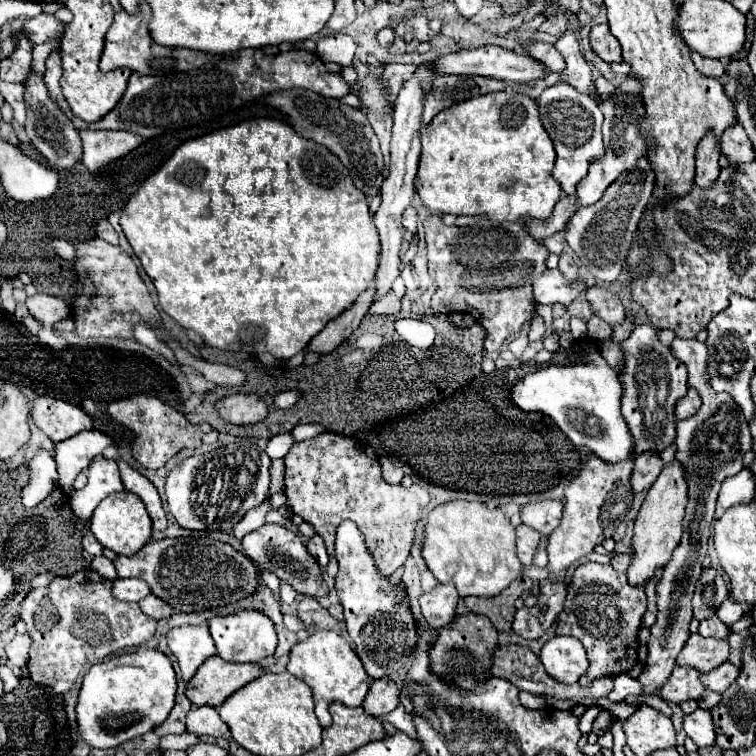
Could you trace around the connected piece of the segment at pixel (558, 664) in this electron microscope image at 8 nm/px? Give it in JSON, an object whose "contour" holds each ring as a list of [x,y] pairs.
{"contour":[[[555,636],[547,640],[539,658],[547,674],[561,684],[577,682],[589,664],[583,644],[571,636]]]}

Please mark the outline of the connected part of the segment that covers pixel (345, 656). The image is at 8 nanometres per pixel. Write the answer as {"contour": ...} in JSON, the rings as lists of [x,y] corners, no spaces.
{"contour":[[[323,630],[323,632],[307,636],[305,640],[299,640],[289,652],[287,672],[301,678],[303,682],[307,682],[309,688],[313,690],[315,714],[323,728],[327,728],[331,724],[331,716],[329,716],[331,702],[341,702],[345,706],[361,706],[363,698],[371,686],[371,680],[369,680],[359,656],[351,650],[347,640],[343,640],[337,632],[331,632],[331,630]]]}

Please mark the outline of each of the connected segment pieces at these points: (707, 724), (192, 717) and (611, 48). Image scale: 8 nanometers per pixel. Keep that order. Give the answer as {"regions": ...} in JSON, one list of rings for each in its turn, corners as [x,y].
{"regions":[[[[697,708],[695,712],[683,716],[683,730],[699,748],[715,744],[715,732],[713,732],[713,722],[709,716],[709,710]]],[[[201,706],[201,708],[191,708],[187,714],[187,732],[191,734],[209,734],[209,736],[225,736],[227,724],[219,718],[219,712],[215,708],[209,706]]],[[[599,24],[591,28],[591,48],[605,62],[623,62],[619,40],[611,34],[607,24]]]]}

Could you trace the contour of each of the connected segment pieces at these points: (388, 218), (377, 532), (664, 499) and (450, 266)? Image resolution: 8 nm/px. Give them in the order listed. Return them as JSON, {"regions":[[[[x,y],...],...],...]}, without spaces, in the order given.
{"regions":[[[[421,64],[417,66],[413,78],[409,78],[405,82],[405,86],[401,88],[397,100],[395,100],[395,110],[393,110],[393,138],[391,138],[391,174],[389,178],[385,178],[381,182],[381,206],[375,212],[375,226],[379,230],[379,238],[381,238],[381,262],[379,262],[379,270],[377,270],[377,298],[385,296],[391,290],[393,280],[399,276],[399,252],[401,252],[401,240],[403,240],[403,224],[401,224],[401,214],[403,210],[411,204],[413,196],[415,196],[415,174],[417,174],[417,164],[419,164],[419,156],[421,156],[421,142],[419,142],[419,130],[421,130],[421,112],[423,112],[423,90],[421,90],[421,82],[431,82],[437,74],[433,72],[433,68],[429,68],[429,64]]],[[[323,432],[311,440],[297,442],[293,450],[285,456],[285,496],[287,496],[287,506],[293,510],[293,514],[301,516],[303,522],[309,522],[315,532],[325,540],[327,552],[329,552],[329,564],[327,564],[327,574],[331,578],[337,576],[337,560],[333,552],[333,542],[335,542],[335,530],[343,520],[351,520],[357,524],[357,528],[363,532],[365,546],[369,554],[375,558],[377,572],[381,576],[391,576],[399,566],[405,564],[409,556],[409,548],[413,542],[413,530],[417,522],[421,520],[423,508],[429,504],[429,492],[425,488],[413,484],[411,488],[403,488],[401,484],[389,486],[381,478],[381,466],[379,460],[369,444],[363,444],[355,438],[347,438],[335,432]]],[[[677,460],[663,468],[655,484],[649,488],[647,498],[639,510],[635,520],[635,534],[633,534],[633,560],[627,568],[627,580],[631,586],[645,586],[653,582],[657,570],[663,570],[665,564],[671,560],[673,550],[677,548],[681,534],[683,534],[683,516],[685,516],[685,500],[687,500],[687,484],[683,470],[679,468]]],[[[441,216],[423,220],[429,274],[437,284],[431,300],[435,314],[465,312],[475,318],[485,330],[485,350],[501,350],[503,342],[521,330],[533,316],[537,302],[533,300],[531,282],[547,270],[545,260],[549,250],[537,244],[527,232],[525,222],[493,224],[491,220],[473,226],[445,226]]]]}

